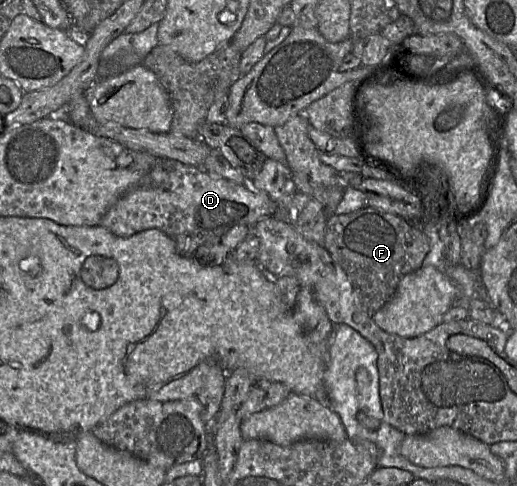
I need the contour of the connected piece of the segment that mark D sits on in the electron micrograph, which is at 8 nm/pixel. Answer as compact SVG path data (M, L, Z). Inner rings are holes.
M173 159L159 160L144 182L122 196L105 213L99 225L119 237L130 237L147 229L159 229L173 239L180 255L192 257L198 247L218 241L233 226L244 224L252 227L259 220L272 216L276 209L277 204L268 194L254 190L250 186L250 181L238 185L222 178L212 177L201 167L186 165Z

